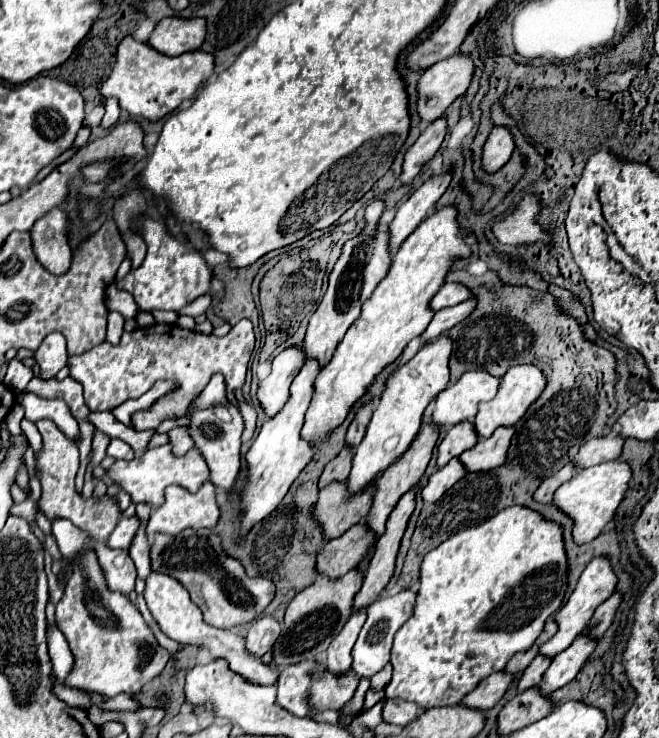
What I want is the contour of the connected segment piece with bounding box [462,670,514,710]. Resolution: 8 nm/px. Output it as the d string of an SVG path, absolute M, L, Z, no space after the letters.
M500 670L488 678L484 678L484 682L480 682L480 686L476 686L476 690L472 690L472 694L468 694L468 698L464 698L462 704L478 708L478 710L490 710L508 692L512 680L514 680L512 674Z

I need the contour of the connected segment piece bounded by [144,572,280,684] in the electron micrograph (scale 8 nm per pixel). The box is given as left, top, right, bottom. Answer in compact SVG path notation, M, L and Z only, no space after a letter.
M152 572L146 580L146 590L144 590L144 598L146 598L146 604L152 612L152 616L156 618L156 622L160 624L162 632L176 640L176 642L182 642L182 644L192 644L192 646L198 646L198 648L206 648L210 650L210 654L214 658L228 658L228 664L232 666L232 670L236 670L238 674L244 674L250 682L260 682L260 684L274 684L280 676L278 668L274 664L266 664L262 662L260 656L254 656L254 654L248 654L246 650L246 638L236 634L234 630L218 630L218 628L212 628L208 626L204 620L202 620L202 612L200 608L190 600L190 594L188 590L184 590L184 586L168 576L168 574L160 574L160 572Z

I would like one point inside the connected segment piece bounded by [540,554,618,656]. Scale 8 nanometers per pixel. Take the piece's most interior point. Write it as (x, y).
(598, 581)

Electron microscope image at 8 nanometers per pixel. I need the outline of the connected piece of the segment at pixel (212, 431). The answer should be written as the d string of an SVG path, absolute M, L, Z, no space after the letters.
M230 404L228 412L230 412L232 418L228 422L224 422L216 416L214 406L212 406L212 408L206 408L206 410L198 410L192 416L192 422L190 422L190 436L196 442L196 448L204 454L204 460L208 462L210 482L214 486L222 488L226 494L230 494L230 490L234 488L236 478L240 474L240 434L244 430L244 422L242 422L238 408Z

